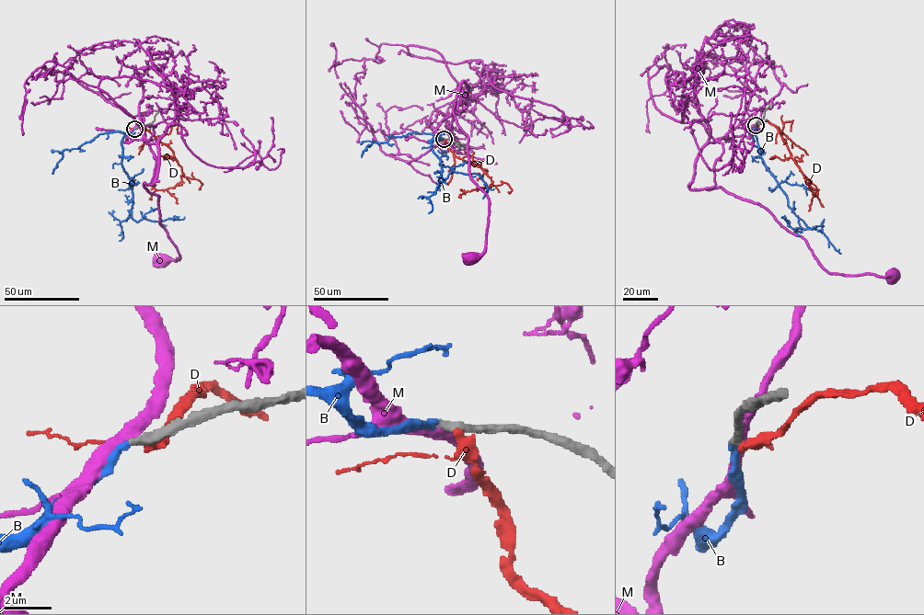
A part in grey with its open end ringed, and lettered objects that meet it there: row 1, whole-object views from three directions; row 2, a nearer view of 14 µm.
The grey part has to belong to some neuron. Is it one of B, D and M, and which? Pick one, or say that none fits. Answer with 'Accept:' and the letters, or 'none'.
Accept: B

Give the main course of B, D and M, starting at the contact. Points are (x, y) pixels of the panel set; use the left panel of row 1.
B: (134, 128), (121, 146), (121, 165), (132, 187), (131, 217), (161, 222), (178, 219), (174, 216)
D: (135, 128), (140, 125), (165, 143), (182, 172), (179, 183), (155, 190), (152, 199)
M: (134, 128), (126, 139), (144, 140), (155, 158), (144, 186), (158, 197), (159, 222), (179, 254), (159, 260)

